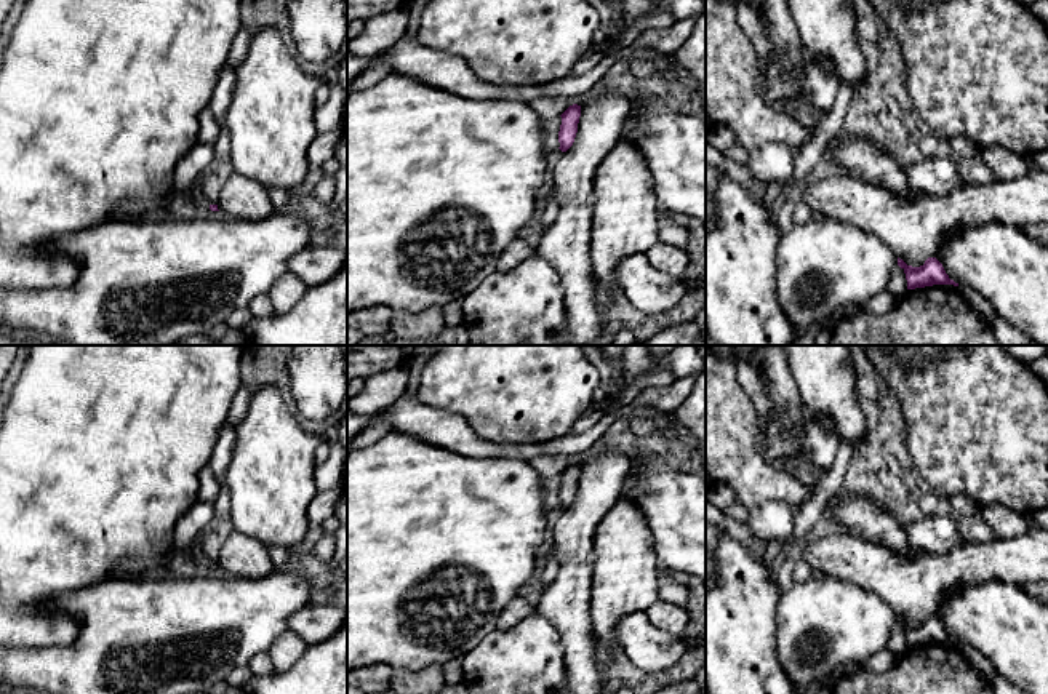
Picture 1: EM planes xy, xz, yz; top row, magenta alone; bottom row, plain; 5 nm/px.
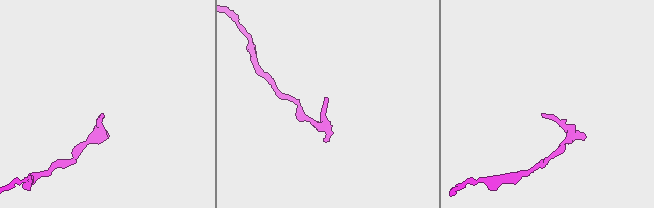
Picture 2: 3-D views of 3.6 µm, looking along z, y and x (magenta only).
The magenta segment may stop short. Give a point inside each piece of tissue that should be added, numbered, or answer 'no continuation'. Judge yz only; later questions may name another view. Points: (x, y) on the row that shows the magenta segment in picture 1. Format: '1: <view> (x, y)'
no continuation

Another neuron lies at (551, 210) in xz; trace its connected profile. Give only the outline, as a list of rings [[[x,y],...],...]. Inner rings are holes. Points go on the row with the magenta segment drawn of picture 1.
[[[552,195],[552,197],[546,198],[546,206],[541,211],[544,229],[550,227],[555,222],[557,214],[558,214],[558,203]]]

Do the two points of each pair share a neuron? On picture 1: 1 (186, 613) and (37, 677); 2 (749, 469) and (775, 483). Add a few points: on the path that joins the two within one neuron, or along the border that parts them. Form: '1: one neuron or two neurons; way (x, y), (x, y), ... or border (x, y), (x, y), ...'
1: one neuron; way (149, 638), (141, 642), (111, 642), (74, 674)
2: one neuron; way (756, 475), (764, 483), (768, 483)

